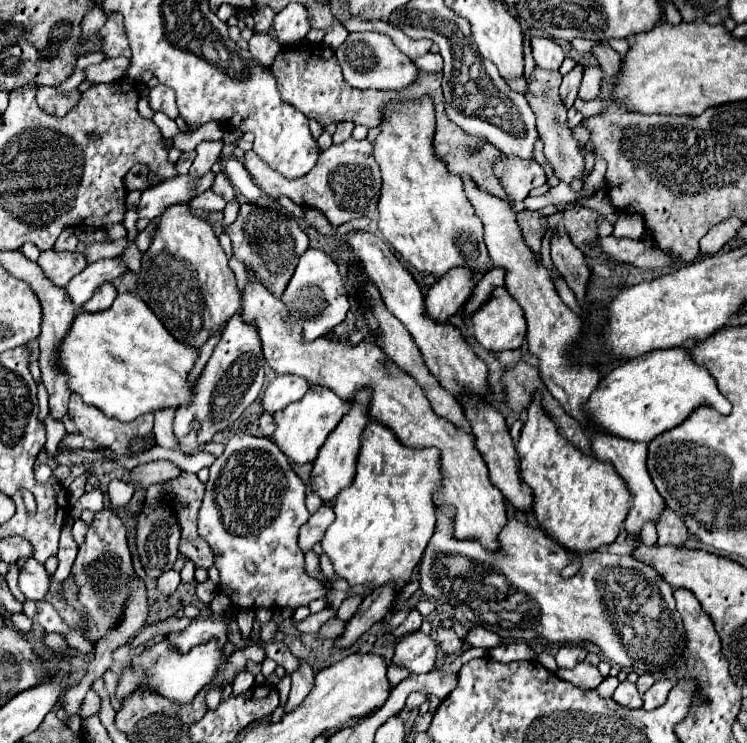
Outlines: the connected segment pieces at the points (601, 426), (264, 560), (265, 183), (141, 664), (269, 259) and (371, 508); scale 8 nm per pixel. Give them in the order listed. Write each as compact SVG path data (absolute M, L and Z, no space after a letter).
M668 348L660 352L648 352L646 356L638 356L634 360L628 360L626 364L614 368L608 372L600 382L598 388L592 392L590 400L582 404L582 410L586 412L586 420L594 430L602 430L612 436L620 436L632 442L648 442L650 438L678 426L694 408L698 406L712 406L720 414L730 412L730 402L718 392L714 378L710 372L702 366L696 366L690 360L690 354L686 348Z
M234 434L226 444L224 454L210 466L206 494L198 512L198 532L214 550L214 566L220 572L218 588L230 596L236 608L298 608L308 606L308 602L316 598L324 598L324 586L306 574L304 552L298 548L298 530L310 518L304 498L304 482L294 474L288 458L270 438Z
M348 138L342 144L332 144L328 150L322 150L314 170L298 180L286 180L278 172L274 172L268 164L264 164L256 152L246 152L244 166L254 178L256 186L266 192L270 198L288 196L302 208L318 208L332 226L340 226L354 218L372 216L378 204L380 192L380 172L378 164L372 156L372 144L368 140Z
M210 640L204 646L192 648L188 654L174 652L166 642L160 642L152 646L150 650L142 652L130 668L122 672L122 678L118 682L118 698L124 700L128 692L134 692L138 686L152 686L160 694L164 694L168 700L178 700L178 702L190 702L216 674L218 666L224 662L222 658L222 648L216 646L216 640Z
M242 204L236 222L230 224L226 232L232 238L234 256L240 262L252 266L256 276L270 288L270 292L276 298L280 298L294 274L300 254L308 250L308 236L300 228L298 220L294 220L284 212L260 208L256 204Z
M370 420L360 436L360 454L358 454L358 470L354 482L344 488L334 502L334 522L326 530L322 538L322 552L330 558L334 572L344 578L350 586L364 584L370 588L384 586L392 582L396 590L402 590L416 566L422 560L424 548L432 538L434 524L436 524L436 508L434 508L434 492L440 488L440 468L438 468L438 450L426 448L406 448L398 444L394 432L386 426Z

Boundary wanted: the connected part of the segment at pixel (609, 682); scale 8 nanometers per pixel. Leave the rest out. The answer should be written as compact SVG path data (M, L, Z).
M608 676L600 686L598 686L598 694L604 698L610 698L619 685L617 677Z

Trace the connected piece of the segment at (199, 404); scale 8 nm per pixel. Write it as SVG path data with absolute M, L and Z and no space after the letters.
M240 314L234 316L234 320L226 324L226 332L222 332L222 338L216 344L204 372L192 386L192 400L176 408L172 432L186 456L196 454L198 446L210 442L214 434L232 426L258 398L264 378L264 364L258 332L254 332L254 328L250 328Z

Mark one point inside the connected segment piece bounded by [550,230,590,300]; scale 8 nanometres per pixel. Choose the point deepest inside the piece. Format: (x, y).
(568, 260)

